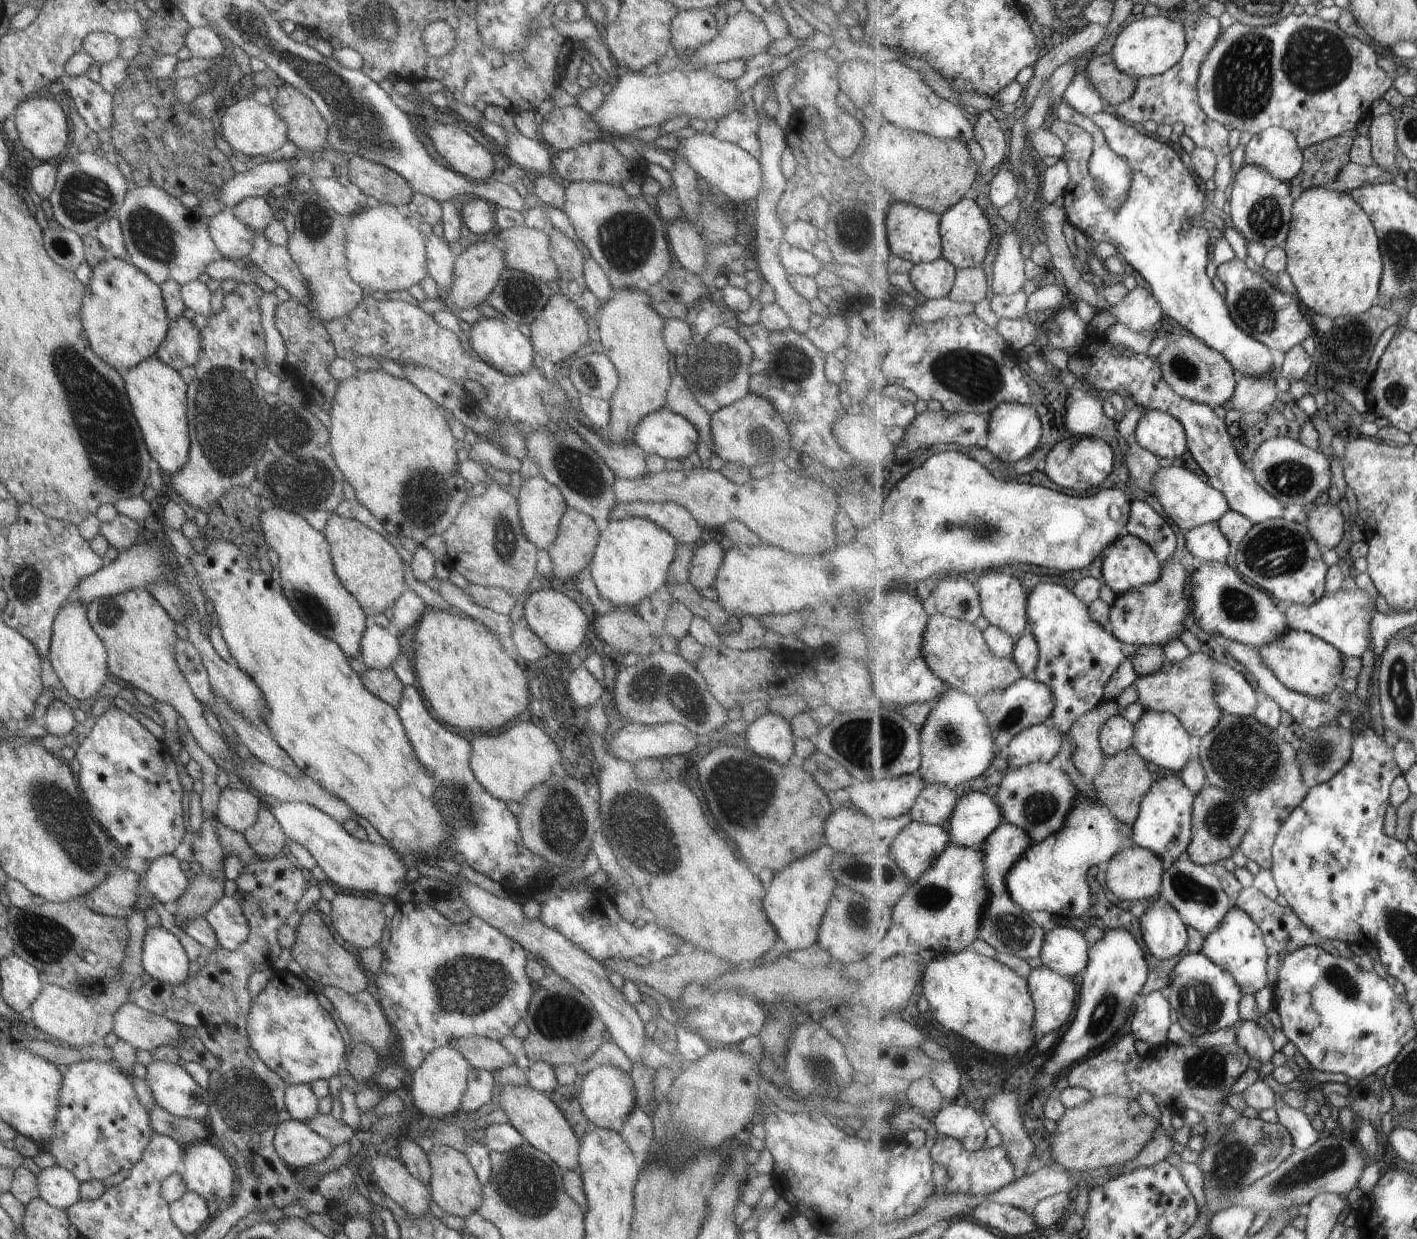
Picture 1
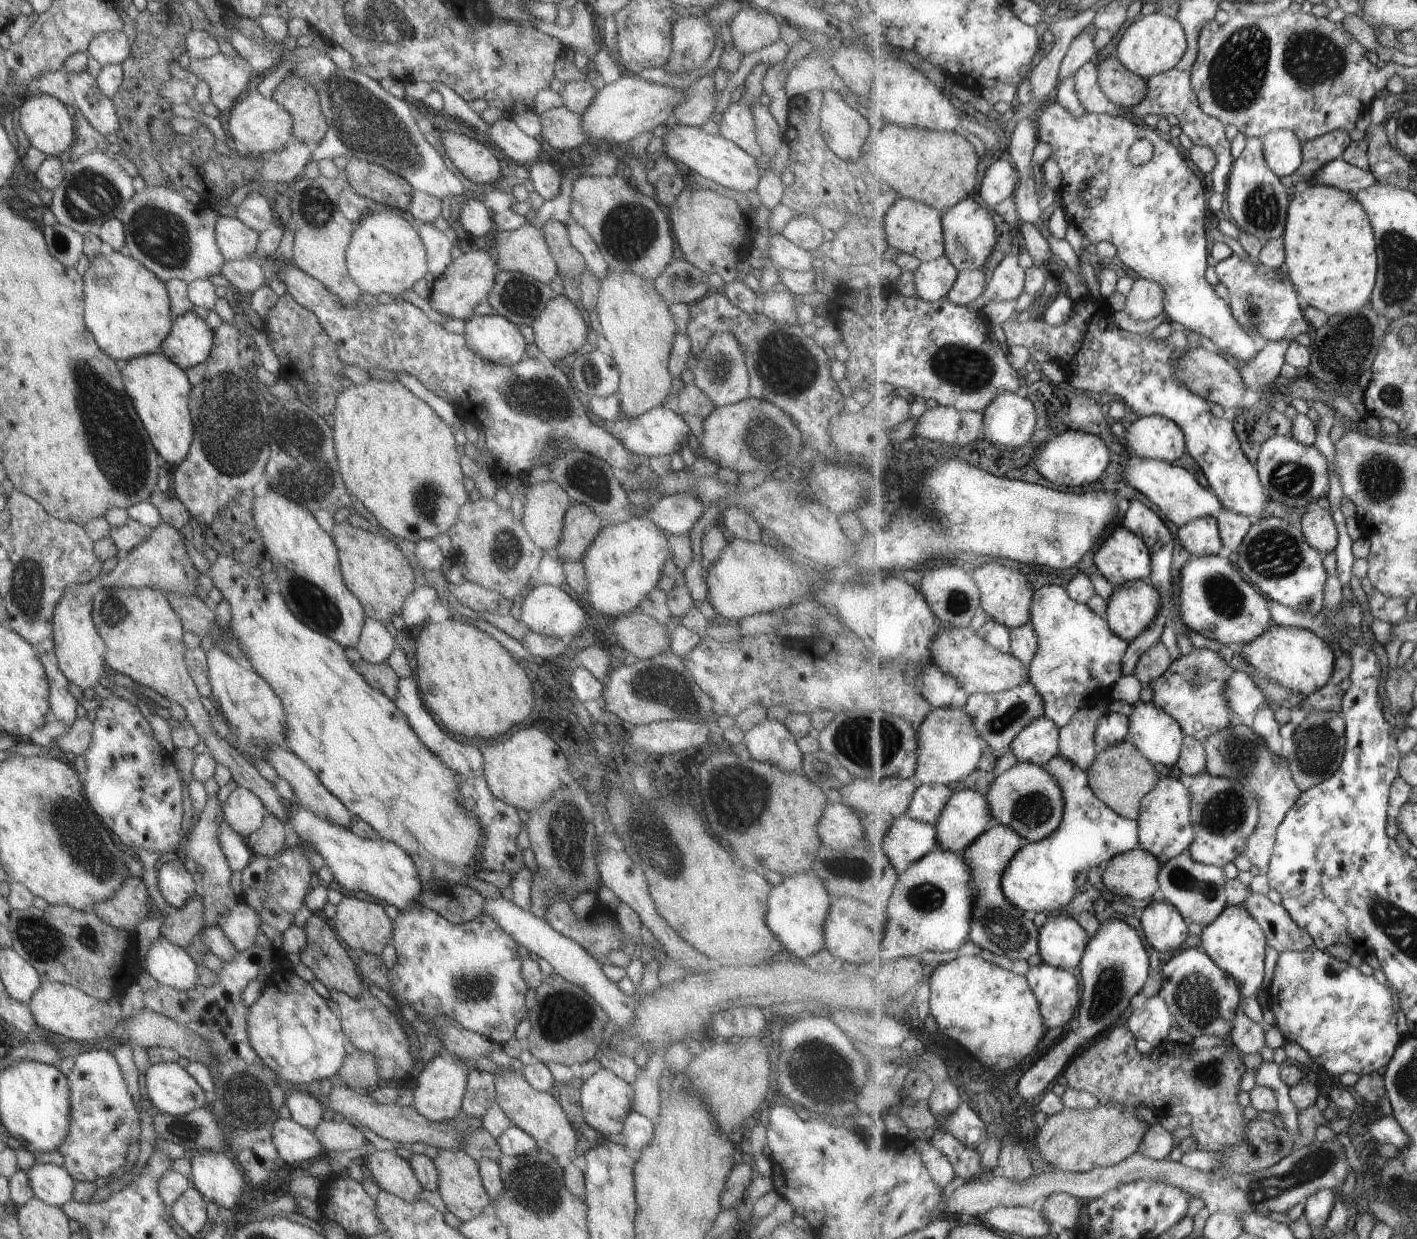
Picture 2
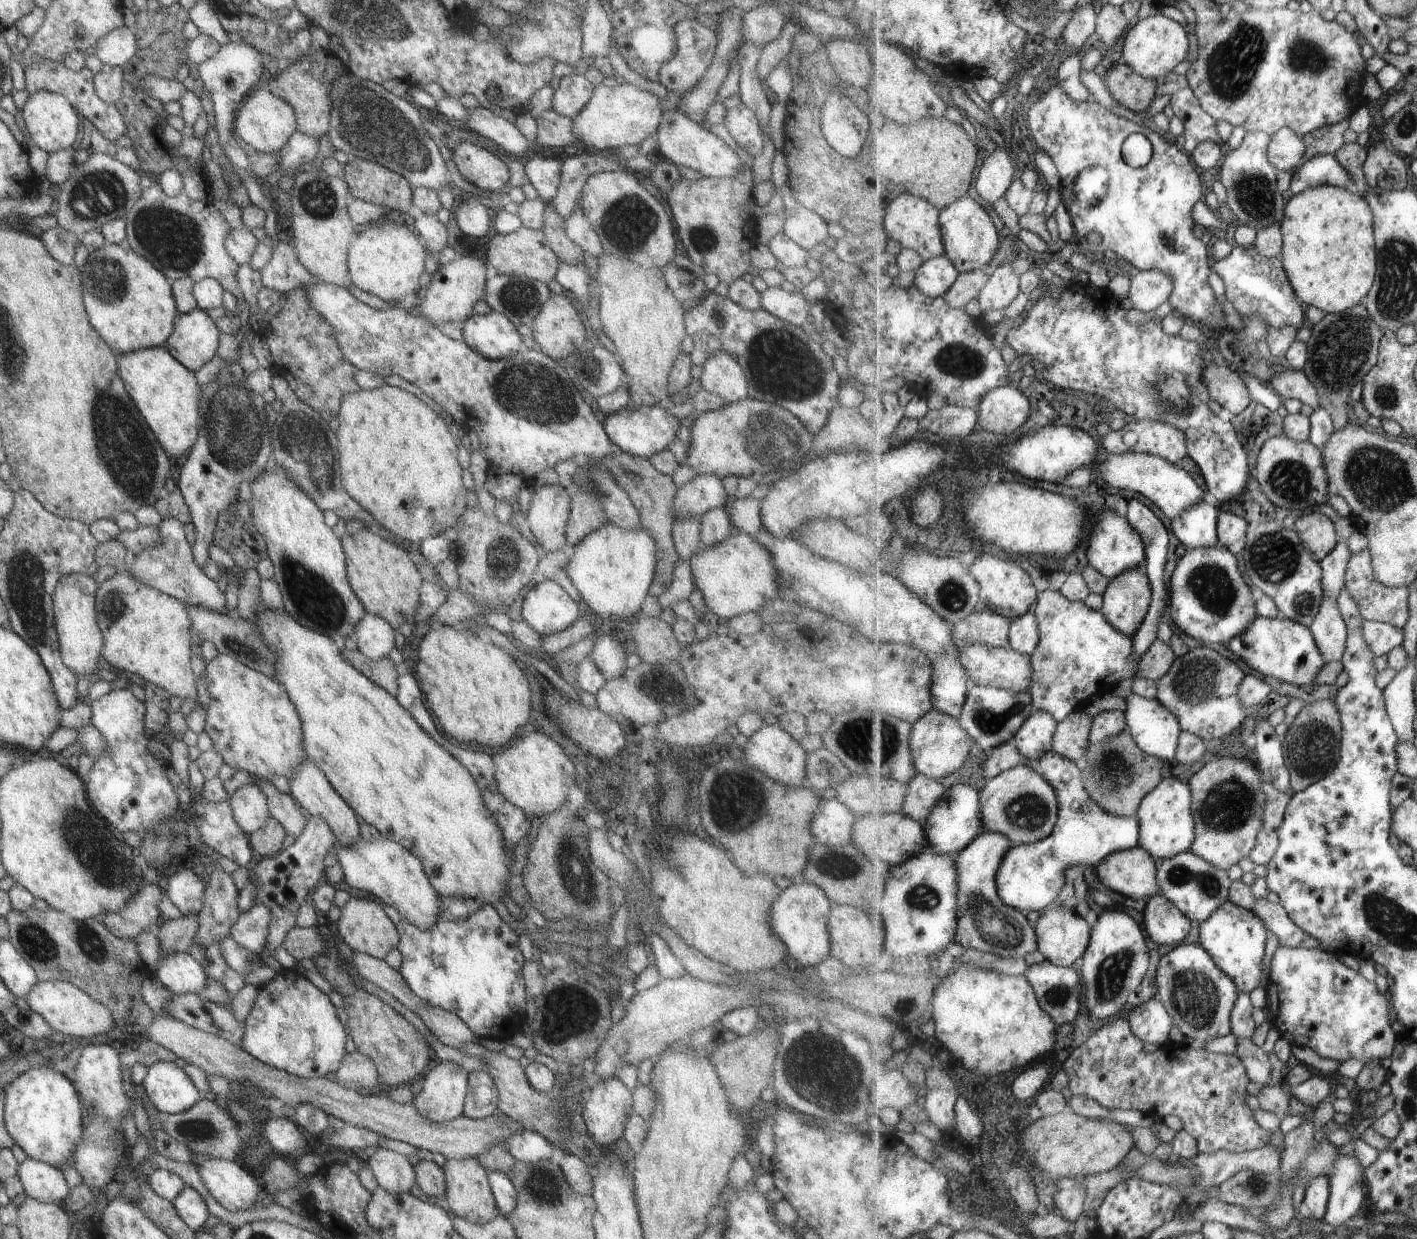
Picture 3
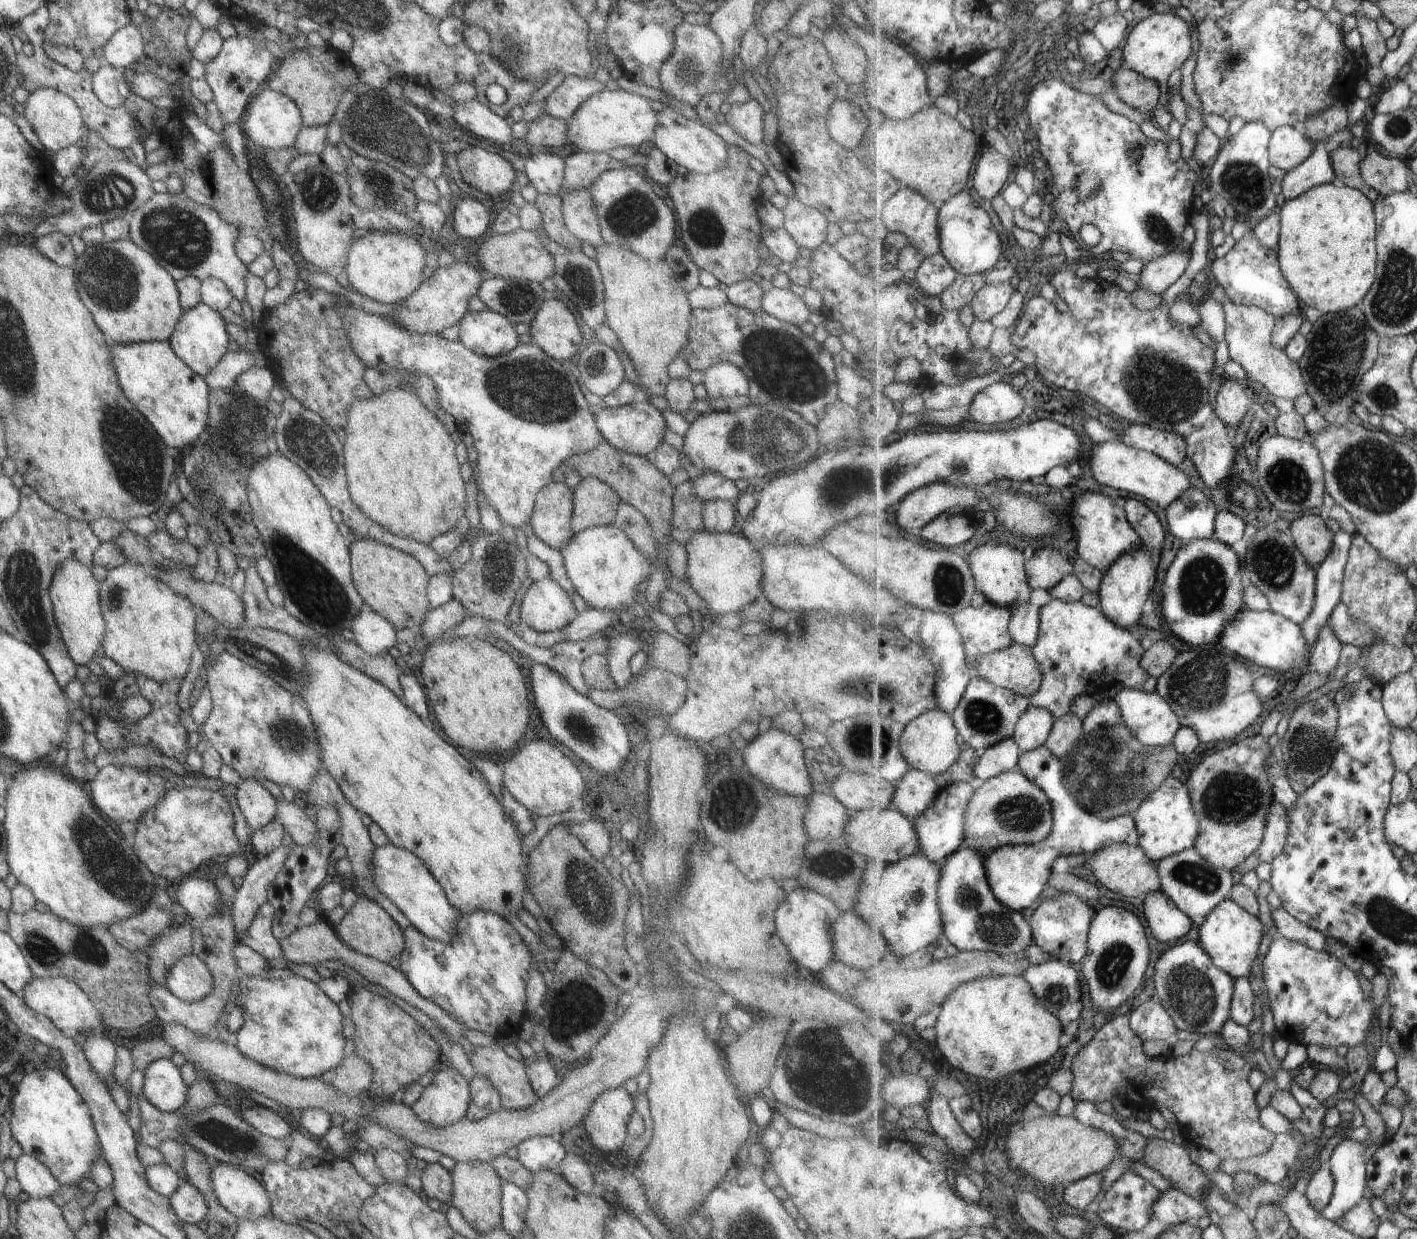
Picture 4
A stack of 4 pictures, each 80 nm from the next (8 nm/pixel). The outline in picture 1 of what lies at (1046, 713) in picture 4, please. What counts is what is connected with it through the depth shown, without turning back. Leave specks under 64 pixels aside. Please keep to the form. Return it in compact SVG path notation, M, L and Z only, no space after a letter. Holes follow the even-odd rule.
M1047 723L1020 732L1009 744L1007 762L1015 768L1042 762L1052 763L1063 748L1062 734Z

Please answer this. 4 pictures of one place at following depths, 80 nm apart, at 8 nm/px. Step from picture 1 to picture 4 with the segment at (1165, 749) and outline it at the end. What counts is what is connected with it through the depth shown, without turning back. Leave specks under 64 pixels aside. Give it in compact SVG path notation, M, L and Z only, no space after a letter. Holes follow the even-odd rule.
M1123 688L1115 700L1120 704L1124 723L1145 746L1166 747L1174 744L1176 732L1182 724L1172 706L1156 690L1143 692Z

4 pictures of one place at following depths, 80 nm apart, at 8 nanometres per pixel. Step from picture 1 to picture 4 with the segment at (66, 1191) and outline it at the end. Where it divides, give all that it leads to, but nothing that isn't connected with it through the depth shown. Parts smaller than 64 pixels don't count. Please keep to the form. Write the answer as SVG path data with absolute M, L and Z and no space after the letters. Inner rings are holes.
M25 1153L14 1160L14 1177L20 1189L36 1199L51 1198L60 1186L44 1164Z

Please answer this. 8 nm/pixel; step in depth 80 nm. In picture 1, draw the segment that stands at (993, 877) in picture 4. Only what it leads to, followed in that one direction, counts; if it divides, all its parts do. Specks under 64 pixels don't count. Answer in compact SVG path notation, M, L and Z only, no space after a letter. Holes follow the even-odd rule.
M1079 792L1079 800L1076 802L1076 808L1068 814L1064 828L1046 838L1043 842L1036 843L1031 849L1025 853L1023 858L1013 865L1008 872L1006 882L1006 892L1011 898L1023 907L1023 910L1035 912L1035 910L1044 910L1049 914L1057 914L1057 916L1069 916L1075 924L1081 923L1086 919L1085 912L1093 906L1091 900L1091 888L1087 882L1087 872L1093 865L1108 862L1121 849L1134 844L1132 840L1134 835L1133 825L1119 820L1111 809L1103 804L1099 799L1093 797L1081 797Z

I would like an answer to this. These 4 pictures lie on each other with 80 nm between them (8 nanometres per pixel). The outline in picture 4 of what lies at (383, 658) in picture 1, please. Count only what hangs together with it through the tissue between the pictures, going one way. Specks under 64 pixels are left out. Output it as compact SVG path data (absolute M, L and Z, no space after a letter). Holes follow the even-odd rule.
M363 606L354 616L350 630L353 641L361 647L363 652L374 655L385 652L397 643L395 629L369 607Z

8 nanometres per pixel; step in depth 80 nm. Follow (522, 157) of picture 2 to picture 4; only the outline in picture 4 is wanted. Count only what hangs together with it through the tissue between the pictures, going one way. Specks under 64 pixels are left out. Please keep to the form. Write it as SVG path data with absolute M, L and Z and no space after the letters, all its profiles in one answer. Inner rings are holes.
M477 99L455 103L455 106L452 106L450 121L452 120L468 130L469 134L487 138L504 148L509 148L515 141L503 117L491 112L491 108L483 106Z

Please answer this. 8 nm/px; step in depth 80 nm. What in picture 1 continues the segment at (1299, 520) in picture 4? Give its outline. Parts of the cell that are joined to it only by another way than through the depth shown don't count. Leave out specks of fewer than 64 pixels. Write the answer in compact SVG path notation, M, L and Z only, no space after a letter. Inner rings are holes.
M1330 502L1319 505L1307 514L1309 534L1321 548L1339 546L1345 538L1345 518L1339 506Z

